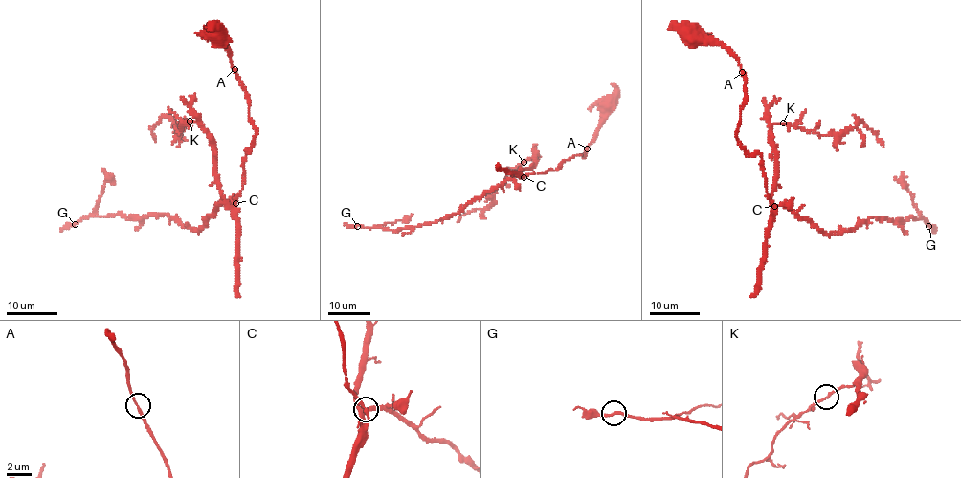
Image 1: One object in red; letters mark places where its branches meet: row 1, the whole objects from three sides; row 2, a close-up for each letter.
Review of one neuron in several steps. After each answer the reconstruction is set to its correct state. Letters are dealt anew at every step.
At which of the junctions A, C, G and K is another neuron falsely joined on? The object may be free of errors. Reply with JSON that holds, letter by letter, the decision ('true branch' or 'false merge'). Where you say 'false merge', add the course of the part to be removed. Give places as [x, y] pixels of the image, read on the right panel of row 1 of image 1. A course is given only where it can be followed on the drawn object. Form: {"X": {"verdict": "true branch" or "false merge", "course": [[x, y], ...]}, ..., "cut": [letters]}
{"A": {"verdict": "true branch"}, "C": {"verdict": "true branch"}, "G": {"verdict": "true branch"}, "K": {"verdict": "true branch"}, "cut": []}

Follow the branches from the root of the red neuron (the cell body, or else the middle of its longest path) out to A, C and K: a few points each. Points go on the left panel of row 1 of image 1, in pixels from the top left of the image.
A: (218, 35), (224, 39), (234, 69)
C: (218, 35), (224, 39), (234, 71), (244, 88), (249, 119), (257, 131), (246, 152), (244, 183), (235, 202)
K: (218, 35), (244, 88), (257, 131), (234, 209), (217, 179), (212, 139), (190, 121)

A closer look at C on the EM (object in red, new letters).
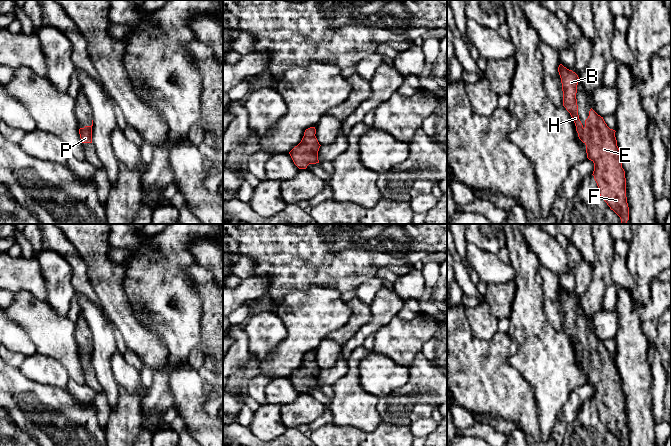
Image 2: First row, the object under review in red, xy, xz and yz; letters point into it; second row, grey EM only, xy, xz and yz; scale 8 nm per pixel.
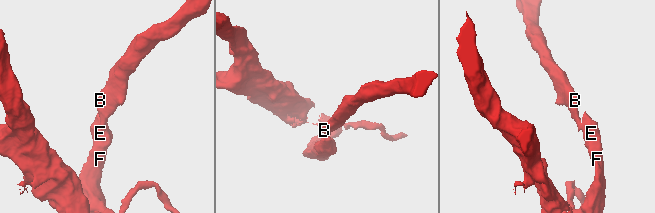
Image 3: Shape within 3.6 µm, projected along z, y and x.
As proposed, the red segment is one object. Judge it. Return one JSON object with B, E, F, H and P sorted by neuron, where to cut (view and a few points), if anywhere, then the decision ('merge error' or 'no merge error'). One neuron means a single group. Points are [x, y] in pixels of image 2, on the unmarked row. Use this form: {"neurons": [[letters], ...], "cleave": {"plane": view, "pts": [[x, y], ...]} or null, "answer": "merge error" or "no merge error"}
{"neurons": [["B", "E", "F", "H", "P"]], "cleave": null, "answer": "no merge error"}

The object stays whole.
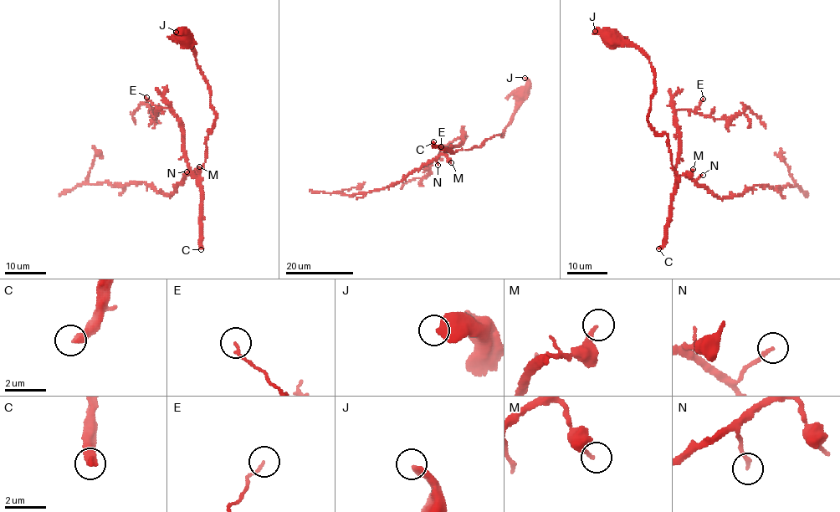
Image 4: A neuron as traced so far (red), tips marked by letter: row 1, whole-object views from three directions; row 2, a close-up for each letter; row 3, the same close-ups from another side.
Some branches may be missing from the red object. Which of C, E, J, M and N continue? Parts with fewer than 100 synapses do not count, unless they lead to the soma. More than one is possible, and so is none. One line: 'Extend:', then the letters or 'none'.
Extend: C

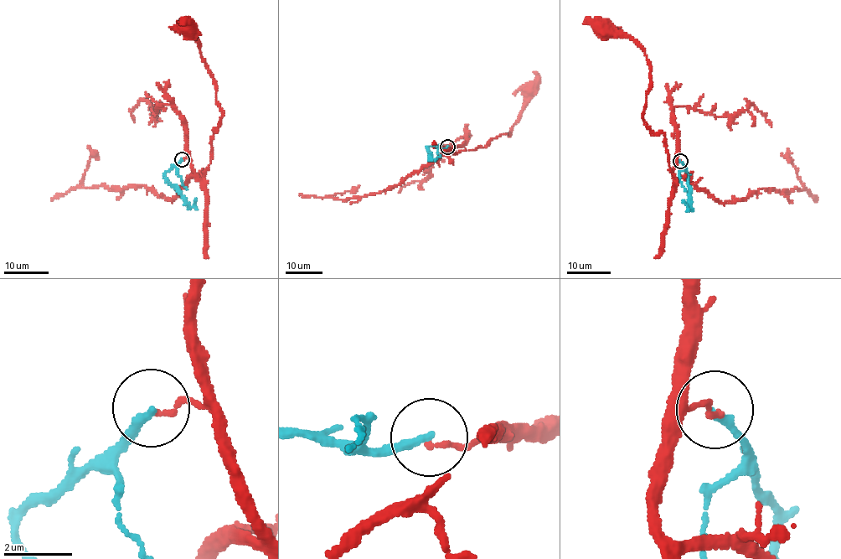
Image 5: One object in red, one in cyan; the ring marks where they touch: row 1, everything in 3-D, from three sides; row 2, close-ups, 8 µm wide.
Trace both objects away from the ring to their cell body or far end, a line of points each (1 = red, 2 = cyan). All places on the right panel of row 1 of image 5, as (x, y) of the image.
1: (681, 162), (676, 183), (664, 136), (643, 117), (647, 59), (632, 39), (606, 30)
2: (680, 162), (688, 173), (691, 209), (683, 200)

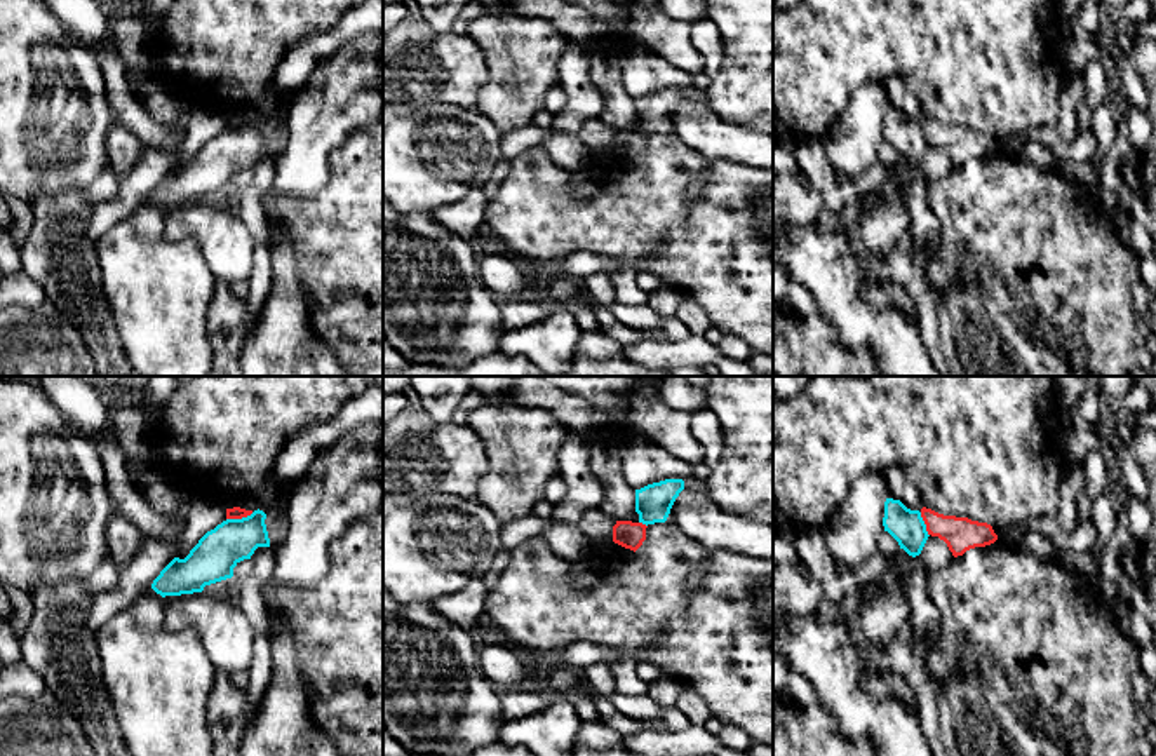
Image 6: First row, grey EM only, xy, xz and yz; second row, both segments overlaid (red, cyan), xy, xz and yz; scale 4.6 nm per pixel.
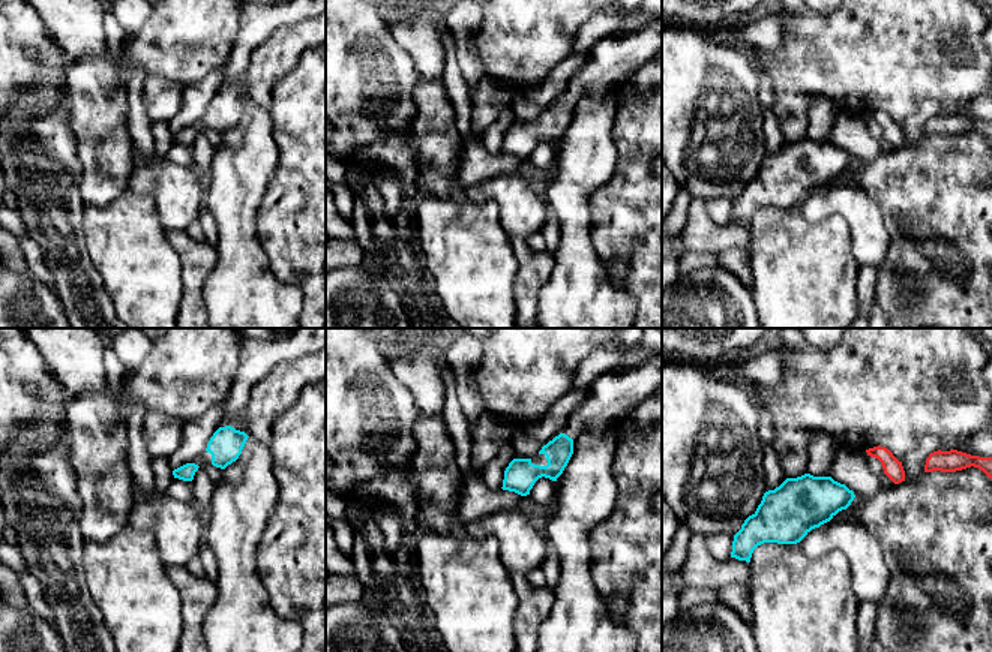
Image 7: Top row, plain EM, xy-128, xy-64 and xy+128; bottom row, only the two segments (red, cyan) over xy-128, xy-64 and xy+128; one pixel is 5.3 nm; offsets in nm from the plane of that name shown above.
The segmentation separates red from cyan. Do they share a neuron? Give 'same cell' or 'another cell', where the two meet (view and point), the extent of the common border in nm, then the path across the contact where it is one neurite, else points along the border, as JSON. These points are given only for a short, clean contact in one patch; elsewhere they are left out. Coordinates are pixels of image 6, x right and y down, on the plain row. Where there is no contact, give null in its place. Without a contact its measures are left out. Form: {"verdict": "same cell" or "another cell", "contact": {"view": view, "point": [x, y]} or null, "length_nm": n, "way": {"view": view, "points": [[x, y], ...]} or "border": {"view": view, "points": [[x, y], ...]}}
{"verdict": "another cell", "contact": {"view": "xy", "point": [239, 128]}, "length_nm": 130, "border": {"view": "xy", "points": [[253, 122], [227, 129]]}}

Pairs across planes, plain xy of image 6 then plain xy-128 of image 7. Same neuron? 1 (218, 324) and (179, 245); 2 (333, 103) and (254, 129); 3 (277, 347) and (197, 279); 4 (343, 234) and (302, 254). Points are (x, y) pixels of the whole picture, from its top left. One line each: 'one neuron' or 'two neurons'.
1: one neuron
2: one neuron
3: two neurons
4: one neuron

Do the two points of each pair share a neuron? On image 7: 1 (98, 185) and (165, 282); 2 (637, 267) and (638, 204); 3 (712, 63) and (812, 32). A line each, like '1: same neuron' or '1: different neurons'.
1: different neurons
2: same neuron
3: different neurons

